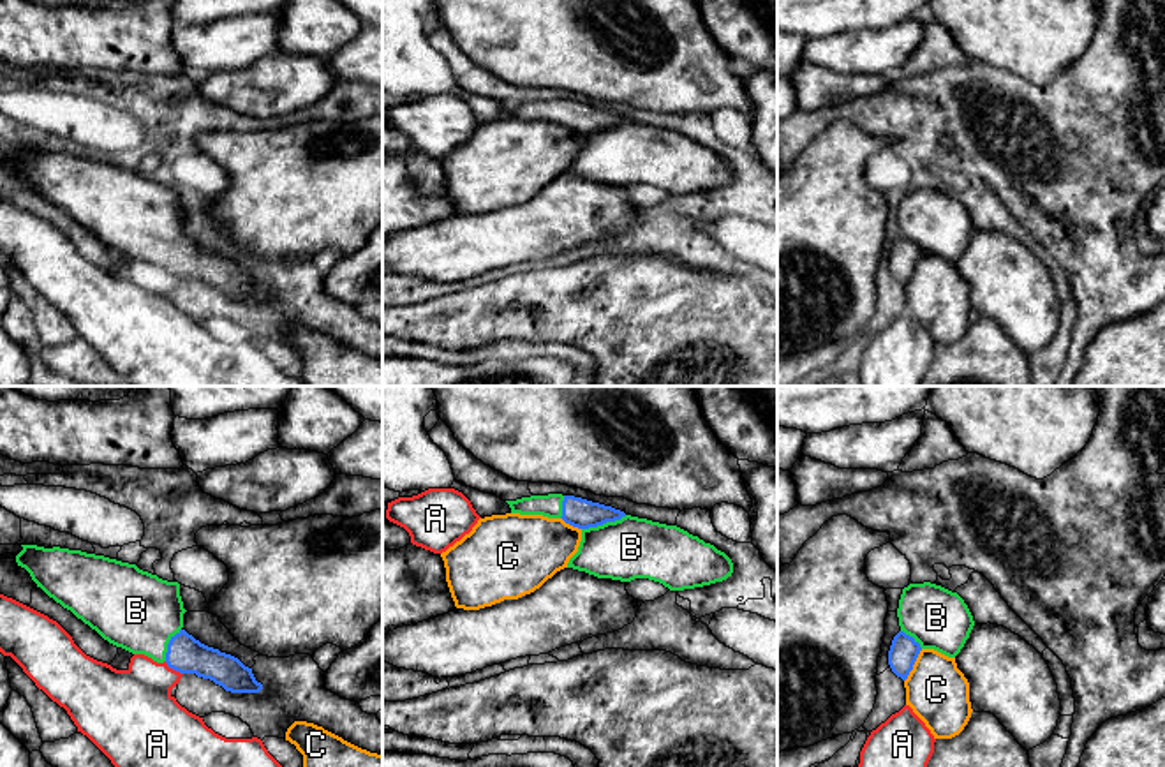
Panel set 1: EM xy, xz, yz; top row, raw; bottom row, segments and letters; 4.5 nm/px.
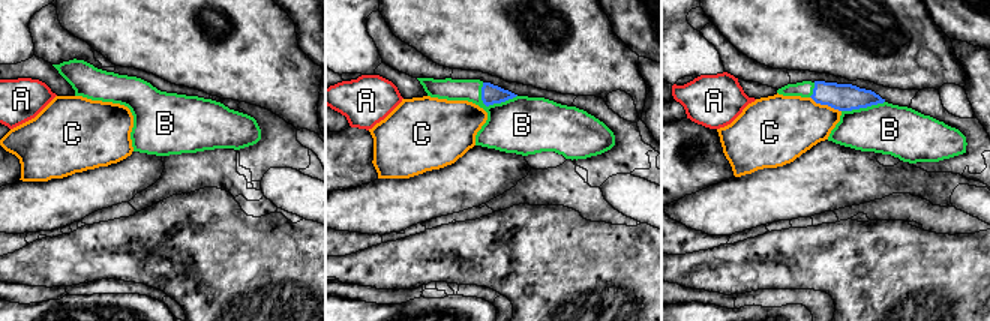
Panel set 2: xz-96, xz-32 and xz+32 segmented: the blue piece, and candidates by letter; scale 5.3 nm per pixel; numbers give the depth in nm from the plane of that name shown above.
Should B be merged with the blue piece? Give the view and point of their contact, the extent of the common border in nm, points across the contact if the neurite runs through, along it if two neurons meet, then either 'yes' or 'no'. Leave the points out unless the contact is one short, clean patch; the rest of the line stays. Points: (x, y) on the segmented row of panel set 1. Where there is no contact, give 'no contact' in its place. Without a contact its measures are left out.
xz (603, 522) | 220 nm | yes

